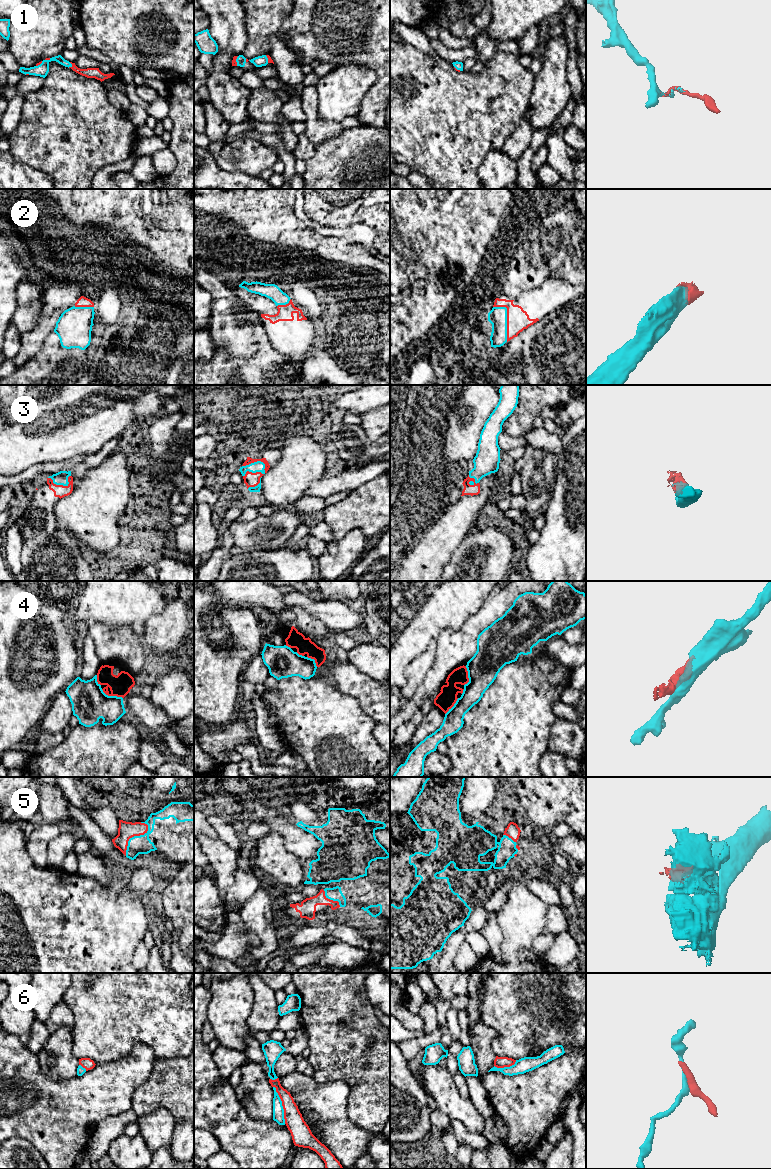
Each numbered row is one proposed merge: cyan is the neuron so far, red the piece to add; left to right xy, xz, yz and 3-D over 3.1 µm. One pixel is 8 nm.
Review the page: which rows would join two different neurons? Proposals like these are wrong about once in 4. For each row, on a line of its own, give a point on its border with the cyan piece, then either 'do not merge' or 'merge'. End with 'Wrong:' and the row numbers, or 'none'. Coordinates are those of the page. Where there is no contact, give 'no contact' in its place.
1: meets cyan in xy at (71, 65); merge
2: meets cyan in yz at (506, 318); merge
3: meets cyan in xz at (257, 471); merge
4: meets cyan in xy at (112, 696); do not merge
5: meets cyan in xy at (134, 836); merge
6: meets cyan in xz at (281, 1105); do not merge
Wrong: 4, 6

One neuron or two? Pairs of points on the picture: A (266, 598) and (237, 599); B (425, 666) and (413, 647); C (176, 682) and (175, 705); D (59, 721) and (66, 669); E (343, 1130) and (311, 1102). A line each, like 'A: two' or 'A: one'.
A: one
B: two
C: one
D: two
E: one

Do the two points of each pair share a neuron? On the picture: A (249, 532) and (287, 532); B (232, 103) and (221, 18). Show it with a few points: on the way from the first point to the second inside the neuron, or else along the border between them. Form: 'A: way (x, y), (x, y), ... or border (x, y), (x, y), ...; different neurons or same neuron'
A: way (258, 531), (278, 532); same neuron
B: way (223, 82), (224, 39); same neuron

